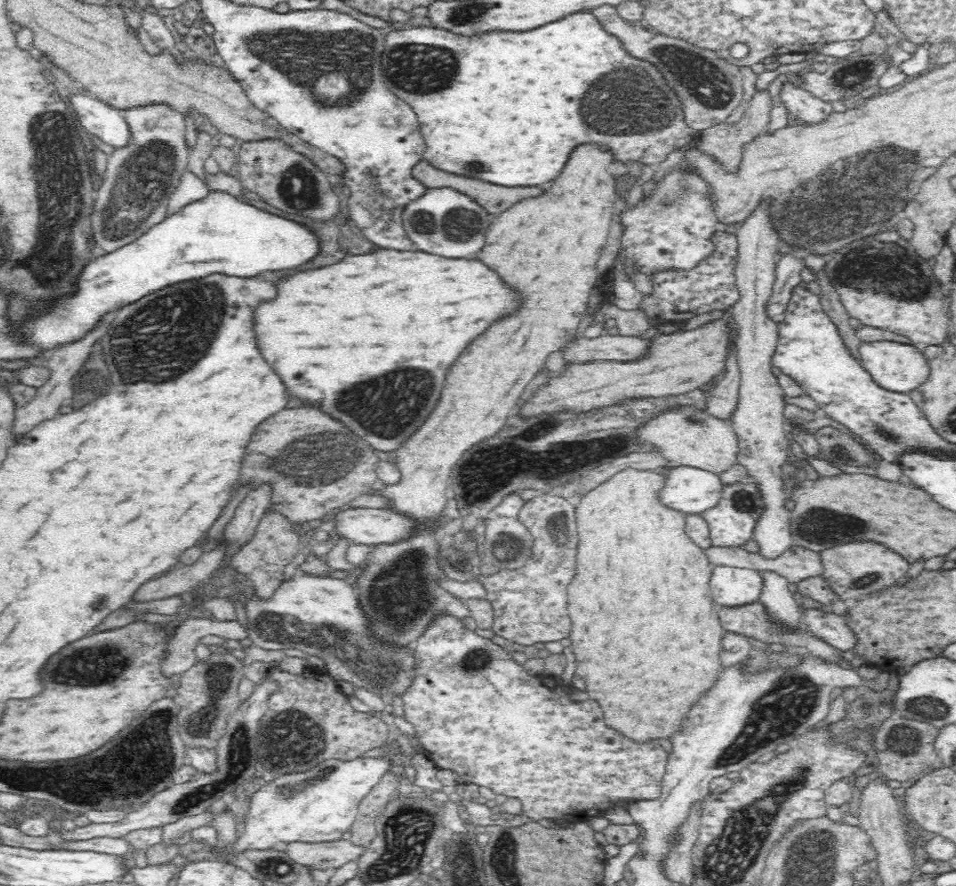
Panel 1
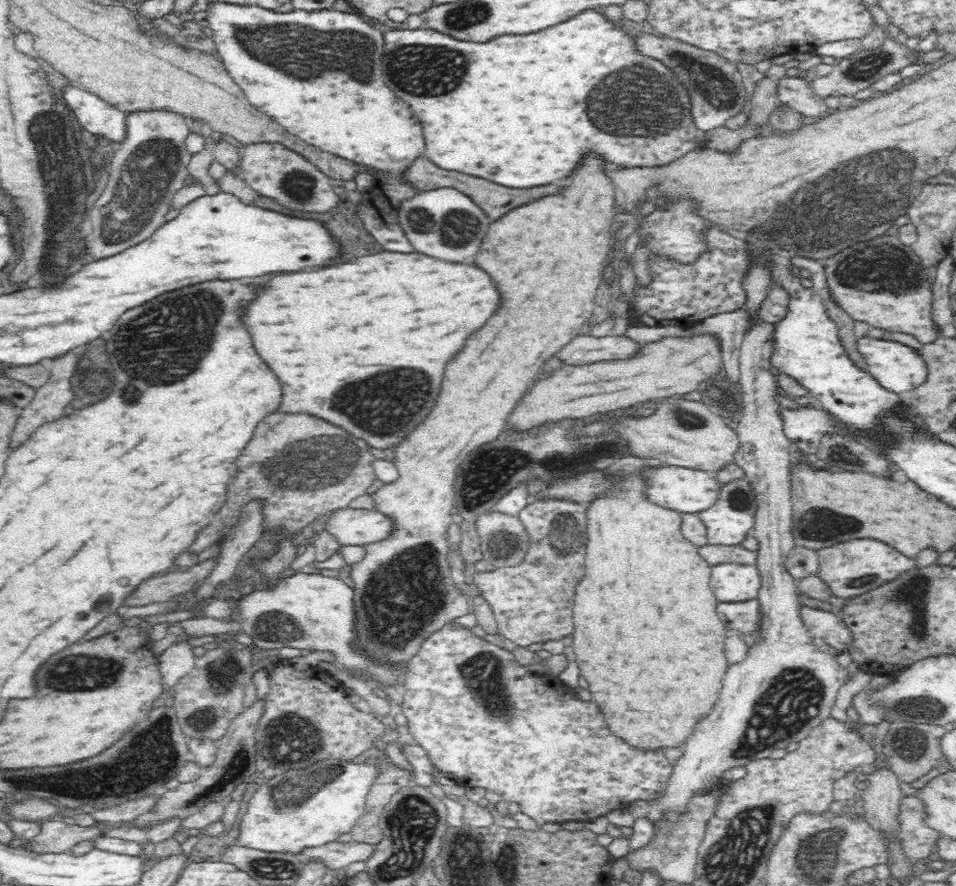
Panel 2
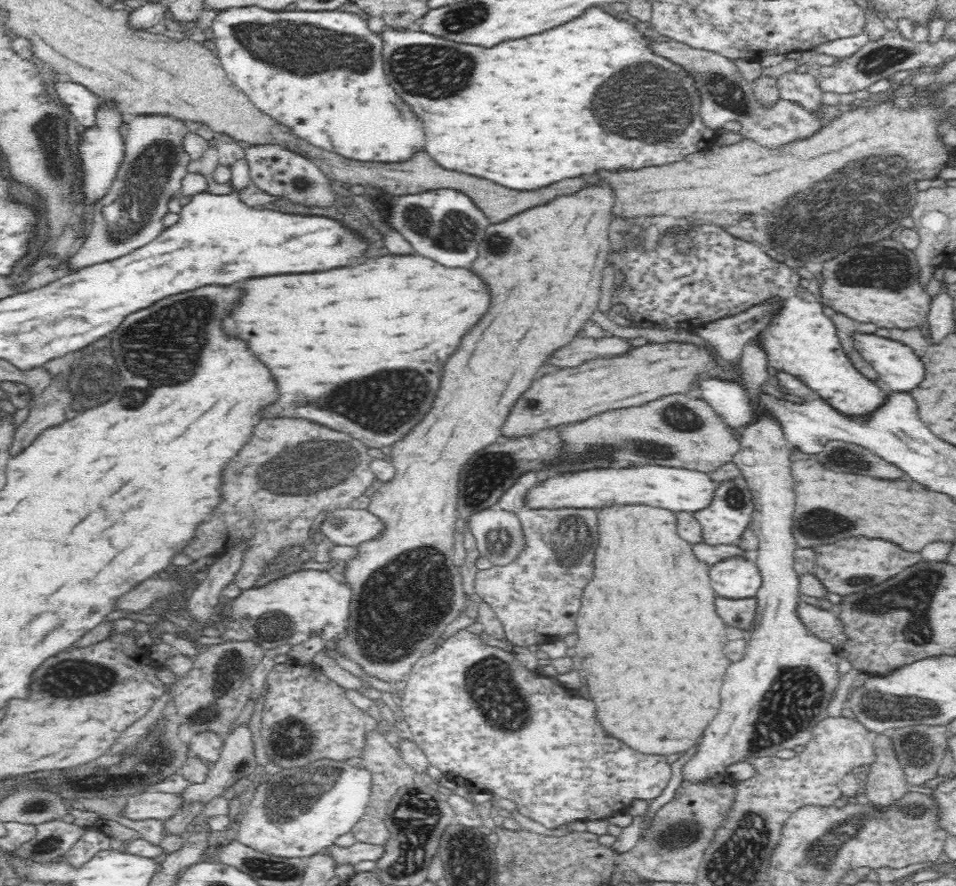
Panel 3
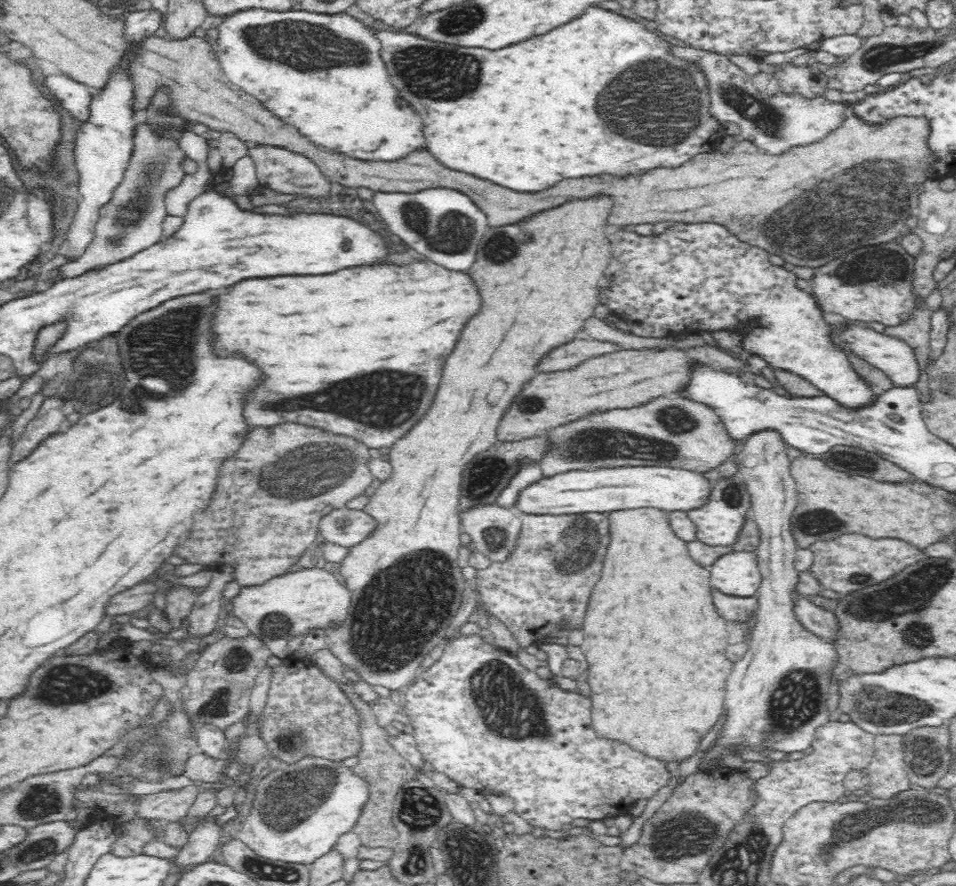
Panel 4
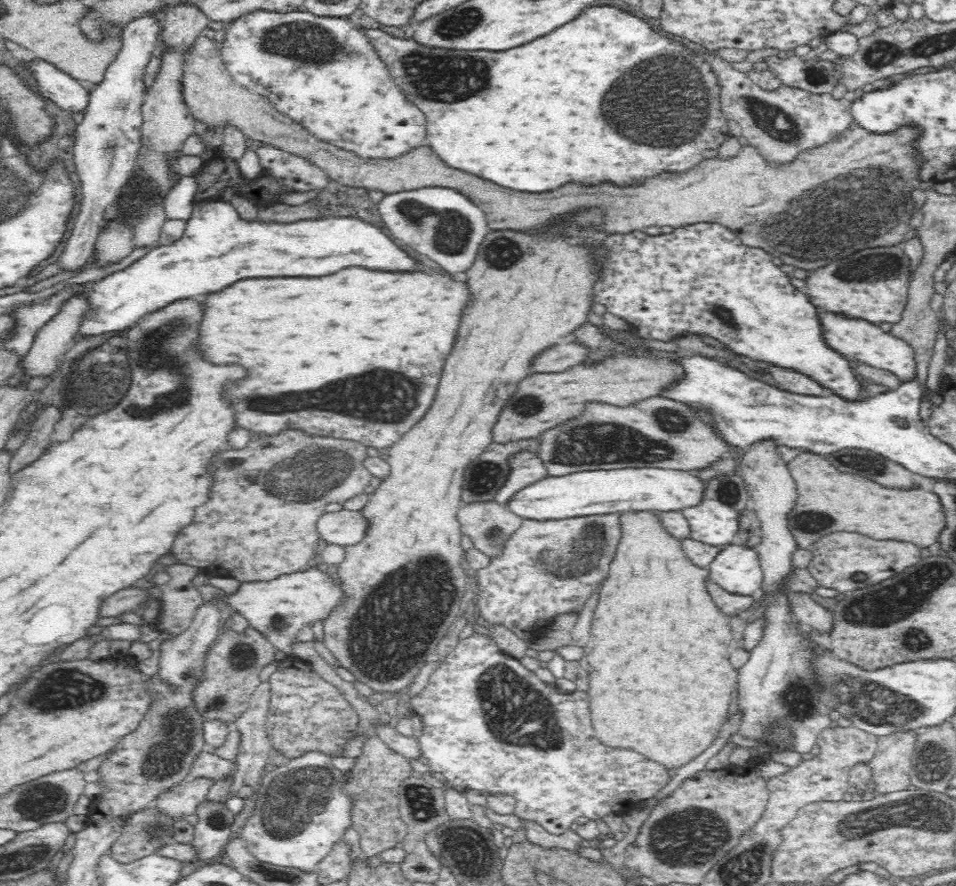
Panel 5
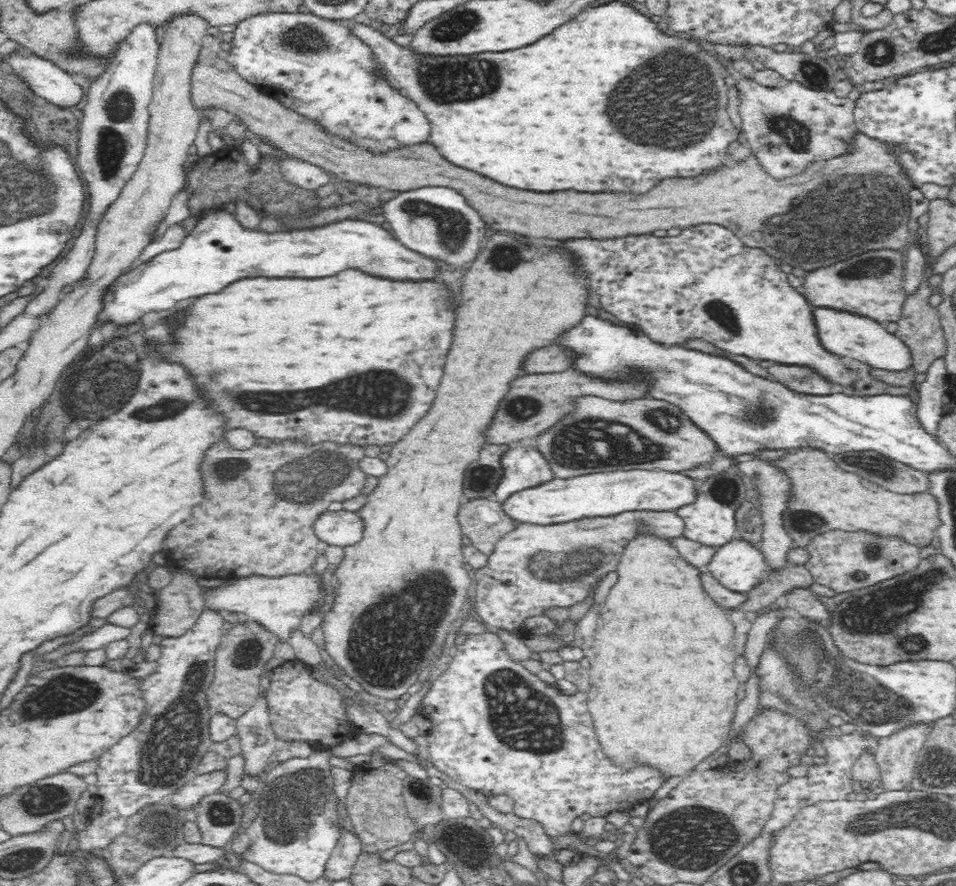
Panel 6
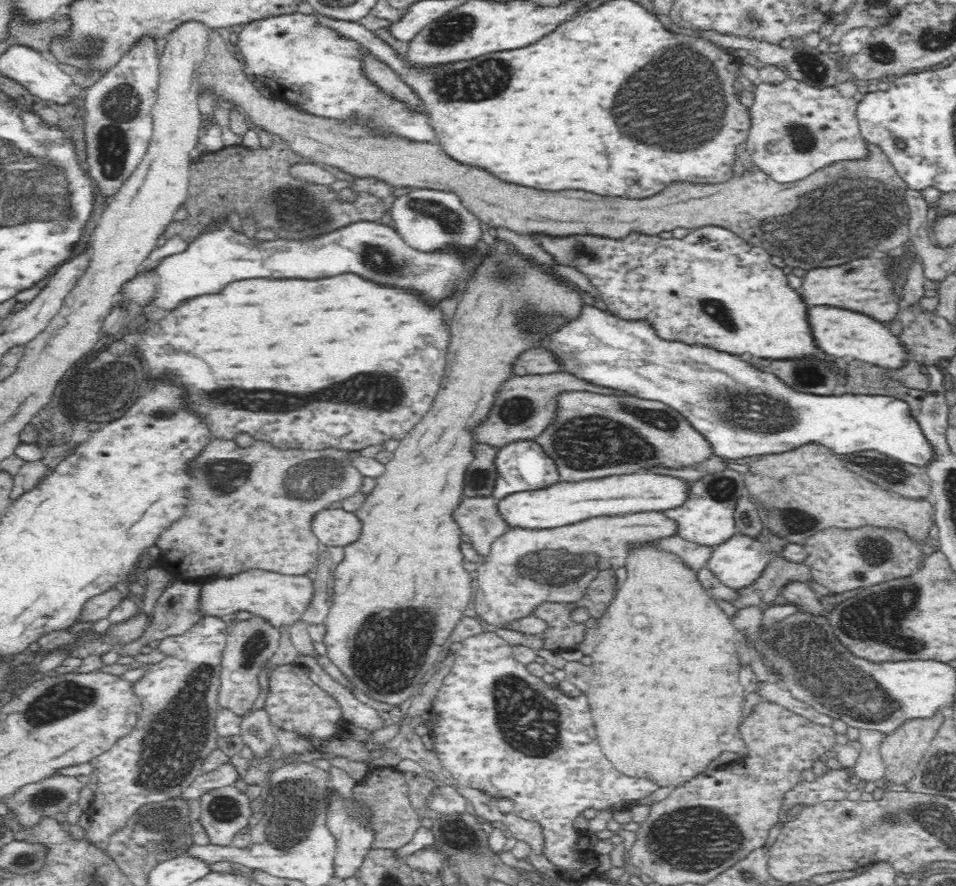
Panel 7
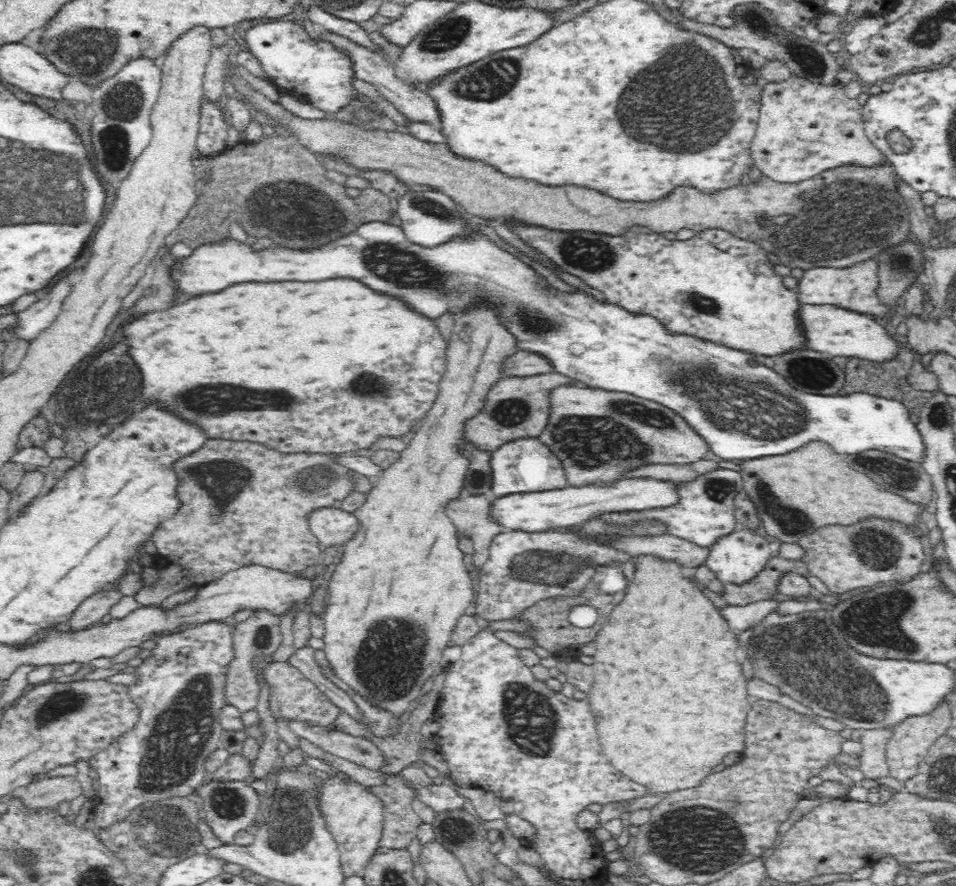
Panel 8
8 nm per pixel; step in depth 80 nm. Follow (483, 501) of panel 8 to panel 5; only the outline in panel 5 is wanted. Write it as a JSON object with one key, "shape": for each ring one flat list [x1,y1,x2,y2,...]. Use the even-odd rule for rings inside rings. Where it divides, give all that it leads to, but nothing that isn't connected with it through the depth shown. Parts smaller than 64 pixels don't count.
{"shape":[[499,503,463,504,458,510,458,521,464,535,470,537,474,547,488,557,499,558,505,544,520,528,523,518]]}

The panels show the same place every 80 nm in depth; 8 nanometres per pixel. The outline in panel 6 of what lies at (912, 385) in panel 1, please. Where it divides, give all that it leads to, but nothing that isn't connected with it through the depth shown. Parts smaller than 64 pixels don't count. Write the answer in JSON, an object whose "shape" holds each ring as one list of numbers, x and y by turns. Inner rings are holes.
{"shape":[[816,308,814,316,816,316,814,320,818,322,818,334,822,338,822,344,830,352,848,356,848,358,856,360,858,364,866,363,870,368,880,368,880,370,906,372,913,367,912,353,909,347,896,334,887,331,885,325,870,318,858,318,854,314,826,310,826,308]]}

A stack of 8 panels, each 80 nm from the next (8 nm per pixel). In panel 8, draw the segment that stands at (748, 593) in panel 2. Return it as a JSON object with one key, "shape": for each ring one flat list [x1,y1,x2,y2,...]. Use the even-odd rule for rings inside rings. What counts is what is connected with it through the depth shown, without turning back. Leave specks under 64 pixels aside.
{"shape":[[738,527,723,538,716,545,710,547,710,555,705,565,715,572,723,584,744,585,760,572,765,564,772,559,766,534,748,528]]}

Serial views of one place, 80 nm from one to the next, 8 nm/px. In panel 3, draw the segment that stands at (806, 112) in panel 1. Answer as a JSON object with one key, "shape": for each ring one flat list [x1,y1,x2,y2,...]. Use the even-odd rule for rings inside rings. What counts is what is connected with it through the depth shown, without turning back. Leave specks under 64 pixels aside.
{"shape":[[791,71,778,76,777,81,780,99,799,104,809,112,821,110,823,92,817,85,818,79]]}

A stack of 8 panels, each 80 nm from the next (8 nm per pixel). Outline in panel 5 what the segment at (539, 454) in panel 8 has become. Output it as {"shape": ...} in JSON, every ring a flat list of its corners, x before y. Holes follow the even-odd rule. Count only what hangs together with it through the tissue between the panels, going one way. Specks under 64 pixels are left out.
{"shape":[[529,452,514,454,514,457,510,460,510,472,510,477,507,479,502,490,496,494,494,500,496,503,506,506,526,486,542,481,542,478,548,476,541,458]]}

